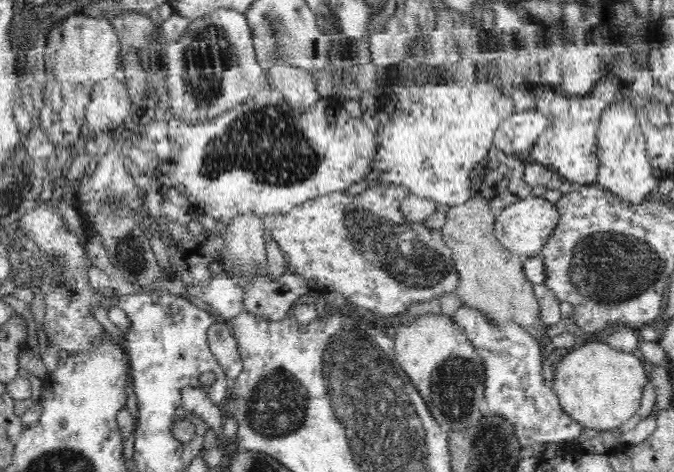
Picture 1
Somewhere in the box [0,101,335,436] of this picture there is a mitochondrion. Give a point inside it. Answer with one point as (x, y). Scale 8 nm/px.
(59, 280)

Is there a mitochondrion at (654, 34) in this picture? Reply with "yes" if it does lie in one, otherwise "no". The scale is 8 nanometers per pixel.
no

